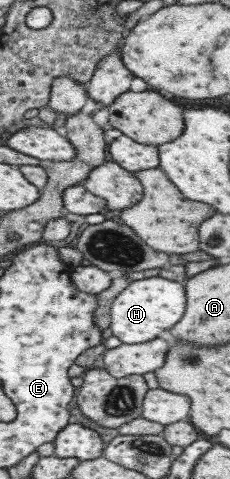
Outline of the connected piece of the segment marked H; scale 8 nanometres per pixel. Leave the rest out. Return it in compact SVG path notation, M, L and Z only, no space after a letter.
M155 275L132 280L111 302L109 330L122 343L137 344L157 337L161 330L169 329L183 314L186 300L183 282L172 281Z

